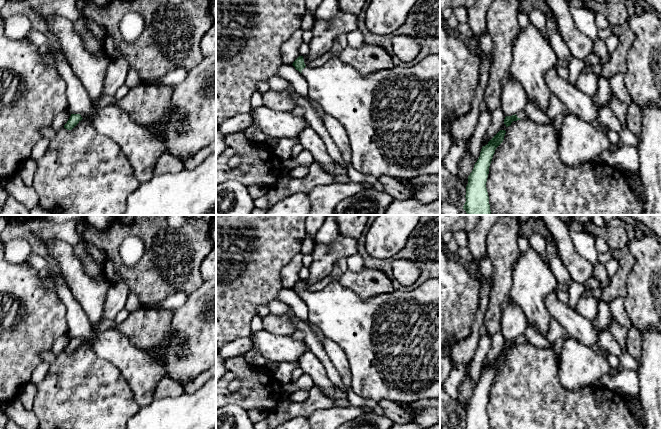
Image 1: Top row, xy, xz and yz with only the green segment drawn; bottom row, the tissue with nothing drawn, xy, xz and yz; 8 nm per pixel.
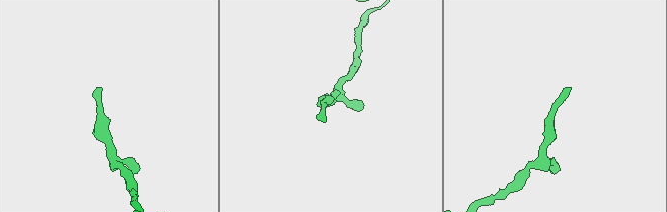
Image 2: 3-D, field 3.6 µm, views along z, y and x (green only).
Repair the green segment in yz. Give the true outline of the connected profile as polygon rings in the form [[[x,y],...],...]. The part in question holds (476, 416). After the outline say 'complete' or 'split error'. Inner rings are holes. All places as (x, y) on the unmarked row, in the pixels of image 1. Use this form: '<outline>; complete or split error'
[[[500,354],[483,370],[474,392],[468,400],[464,429],[490,429],[486,406],[496,372],[503,366],[506,355]]]; complete

